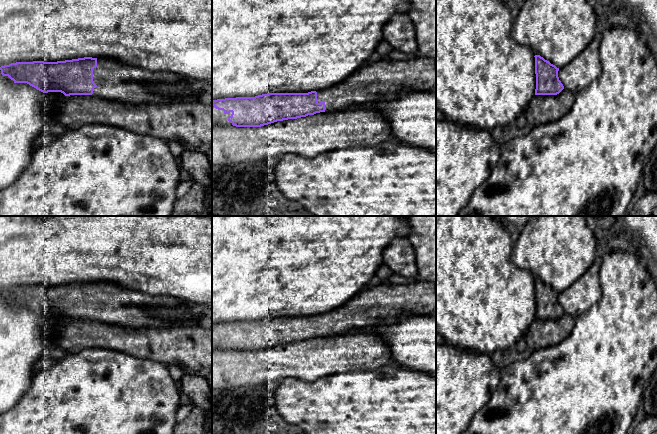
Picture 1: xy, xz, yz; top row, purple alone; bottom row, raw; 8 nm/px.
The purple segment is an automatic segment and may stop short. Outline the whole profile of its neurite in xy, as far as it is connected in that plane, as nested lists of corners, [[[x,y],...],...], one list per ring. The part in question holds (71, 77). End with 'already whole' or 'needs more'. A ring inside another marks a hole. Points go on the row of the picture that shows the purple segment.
[[[84,57],[57,62],[16,62],[1,66],[0,70],[3,76],[8,76],[14,83],[27,83],[43,93],[61,92],[65,96],[93,95],[128,104],[193,101],[191,96],[177,96],[173,98],[161,93],[155,86],[157,83],[173,85],[181,79],[178,75],[166,71],[148,71],[136,66],[123,64],[108,57]]]; needs more

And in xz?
[[[418,55],[411,56],[408,60],[376,61],[370,66],[362,66],[345,80],[338,82],[321,91],[308,93],[267,93],[255,97],[236,97],[217,99],[212,101],[212,125],[236,127],[261,127],[277,121],[297,119],[314,115],[320,112],[338,111],[349,106],[369,103],[376,100],[391,100],[404,89],[410,91],[436,91],[436,63],[431,58]]]; needs more

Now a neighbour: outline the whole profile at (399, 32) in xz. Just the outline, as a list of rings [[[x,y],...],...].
[[[408,14],[392,17],[383,29],[385,40],[394,50],[416,55],[418,44],[416,41],[415,26]]]

